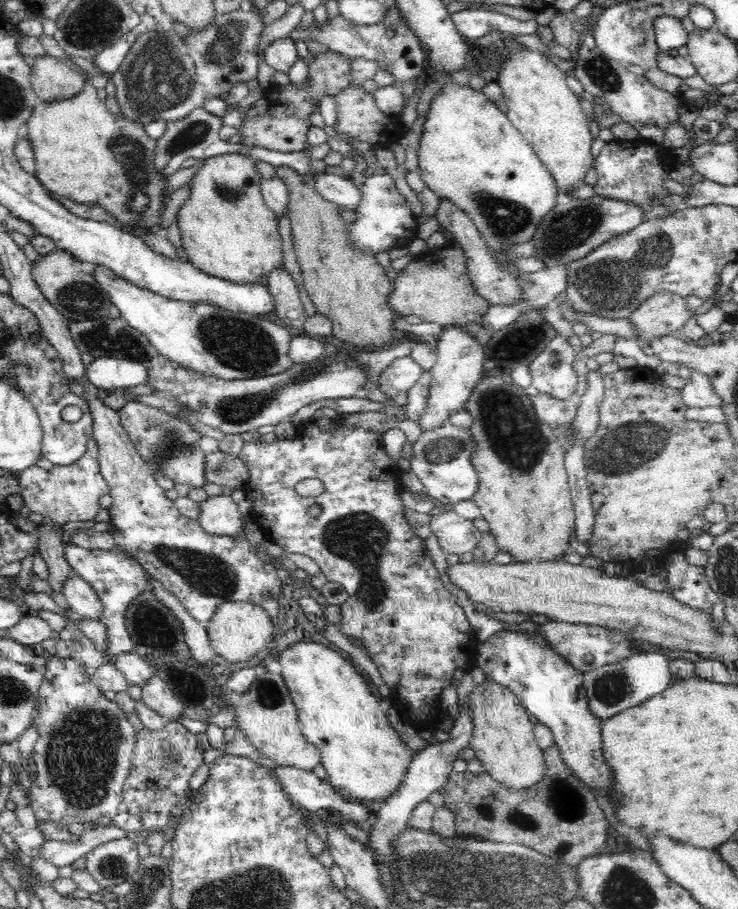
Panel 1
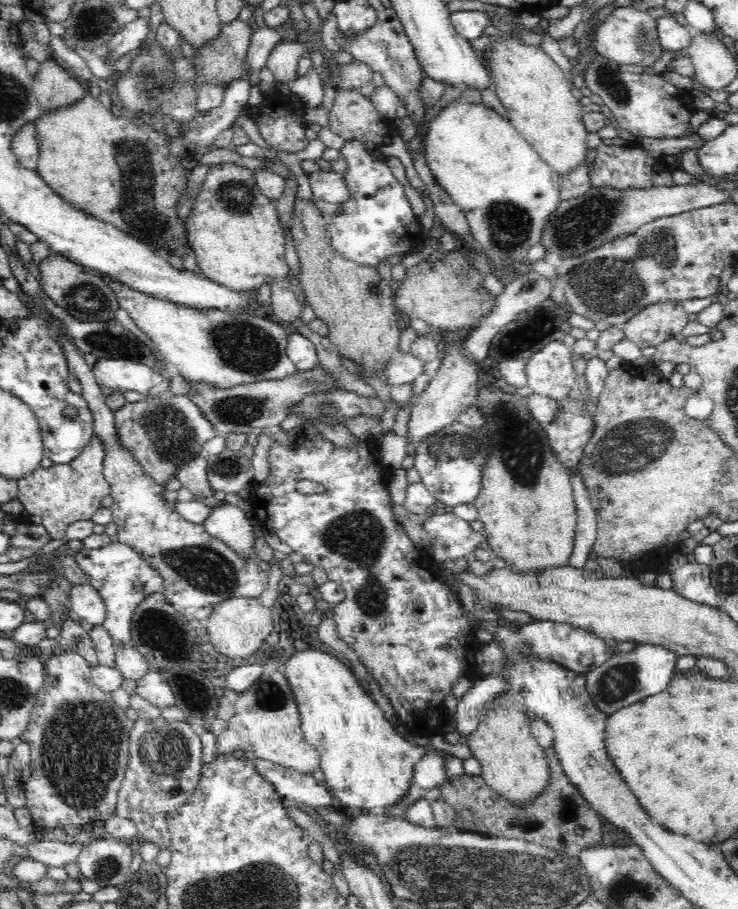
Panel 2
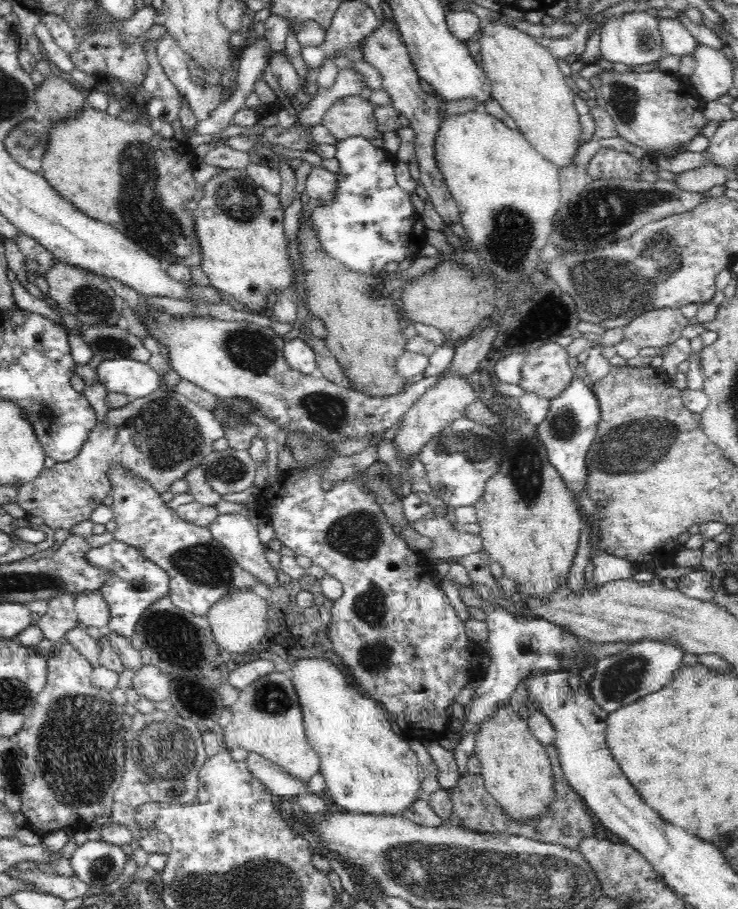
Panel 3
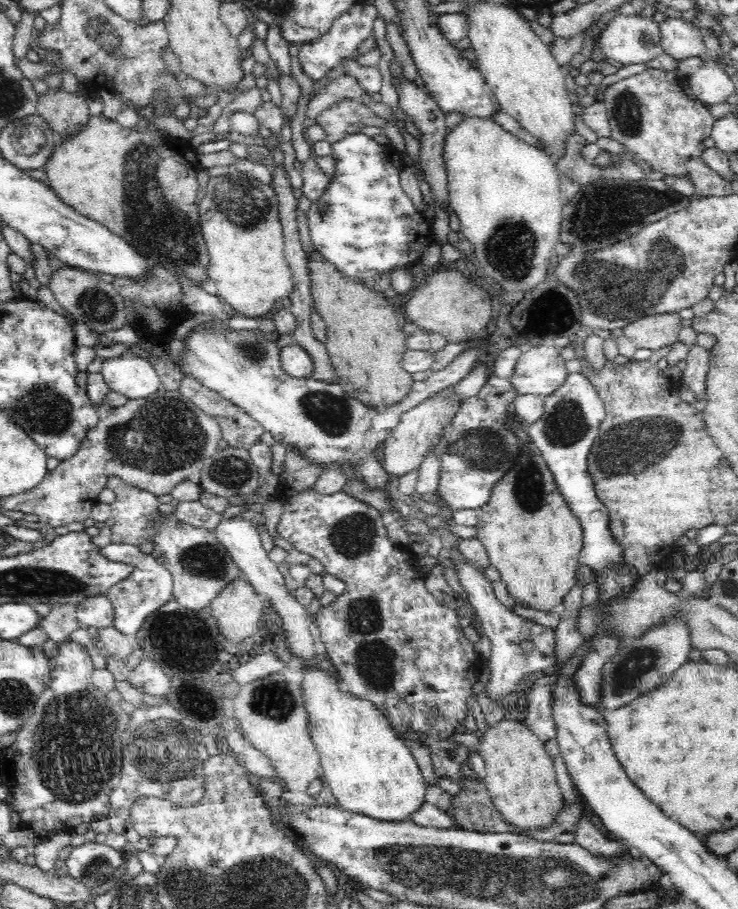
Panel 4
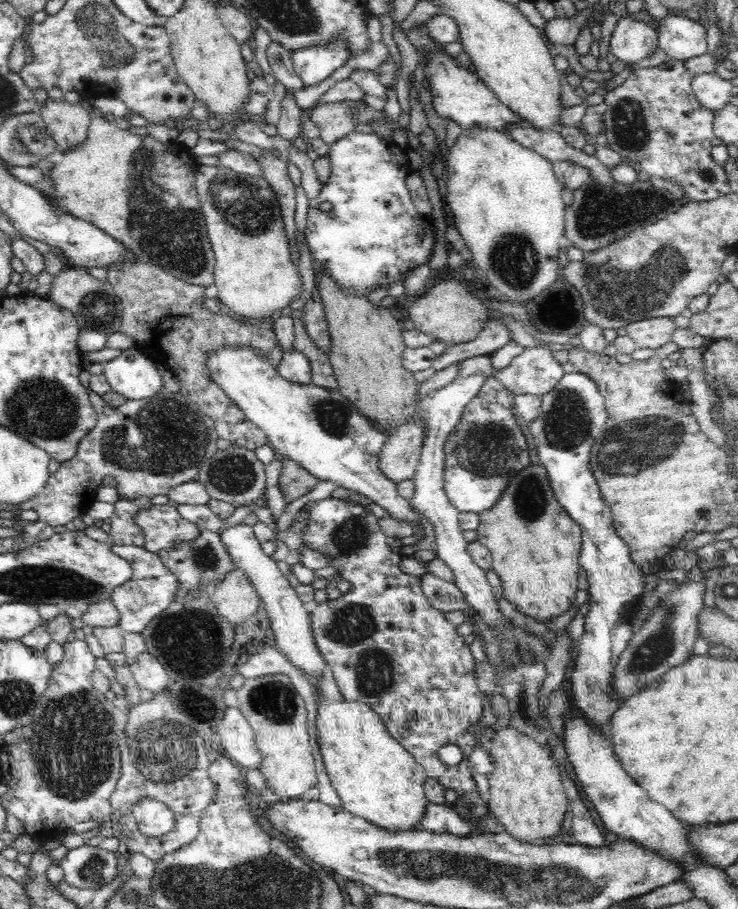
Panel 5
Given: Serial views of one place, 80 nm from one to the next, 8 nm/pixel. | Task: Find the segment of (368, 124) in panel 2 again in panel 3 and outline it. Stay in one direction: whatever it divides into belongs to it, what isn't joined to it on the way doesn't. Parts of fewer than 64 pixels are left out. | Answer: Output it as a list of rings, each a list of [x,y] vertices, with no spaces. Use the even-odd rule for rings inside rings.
[[[360,95],[335,100],[321,118],[321,124],[339,141],[350,136],[382,138],[374,118],[374,105]]]

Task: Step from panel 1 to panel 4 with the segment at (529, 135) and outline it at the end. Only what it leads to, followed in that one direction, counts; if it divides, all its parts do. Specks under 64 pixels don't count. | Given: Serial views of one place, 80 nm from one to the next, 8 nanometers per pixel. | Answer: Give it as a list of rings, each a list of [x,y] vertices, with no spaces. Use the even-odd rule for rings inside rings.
[[[468,2],[470,8],[464,12],[466,17],[468,38],[472,40],[472,48],[476,51],[474,66],[486,79],[492,92],[501,106],[501,112],[509,114],[516,119],[522,128],[535,136],[540,145],[544,145],[542,151],[553,160],[558,160],[567,154],[566,138],[574,134],[577,122],[574,116],[575,105],[570,101],[568,90],[572,88],[569,77],[565,76],[563,69],[553,57],[549,46],[546,45],[530,29],[530,25],[521,16],[518,10],[512,10],[507,6],[496,6],[486,2]]]

